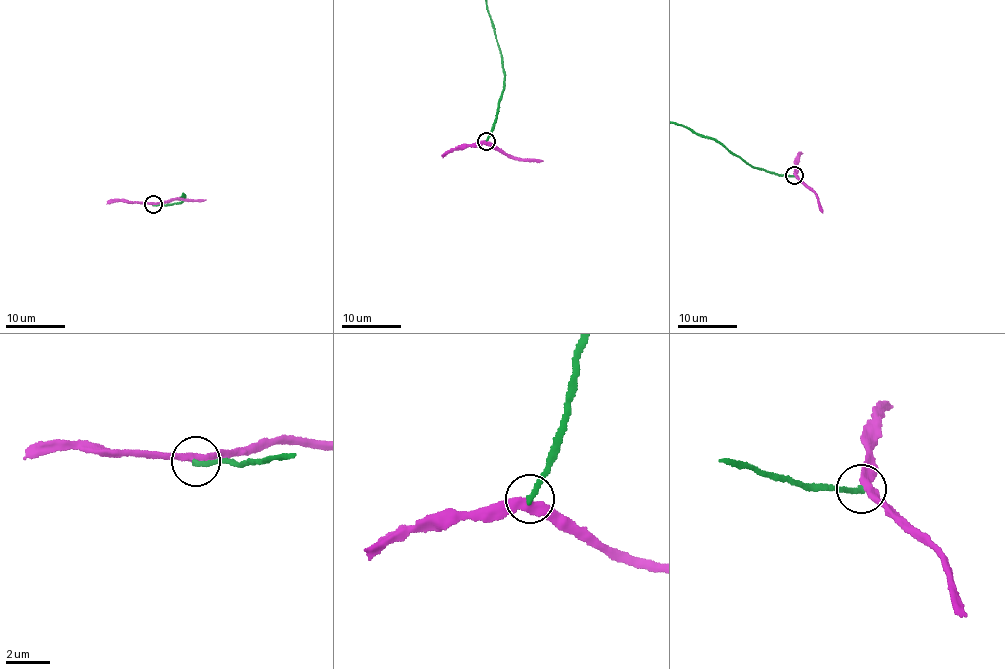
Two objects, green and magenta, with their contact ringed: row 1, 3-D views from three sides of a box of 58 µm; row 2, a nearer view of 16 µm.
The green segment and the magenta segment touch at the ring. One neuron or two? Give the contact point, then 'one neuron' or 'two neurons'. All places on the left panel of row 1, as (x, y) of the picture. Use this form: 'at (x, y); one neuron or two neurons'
at (153, 204); two neurons

